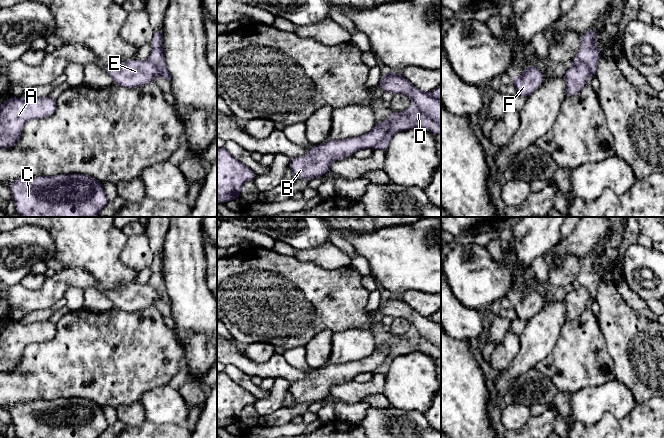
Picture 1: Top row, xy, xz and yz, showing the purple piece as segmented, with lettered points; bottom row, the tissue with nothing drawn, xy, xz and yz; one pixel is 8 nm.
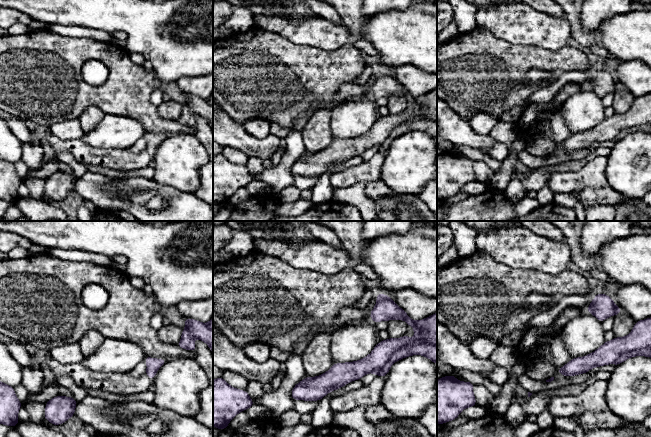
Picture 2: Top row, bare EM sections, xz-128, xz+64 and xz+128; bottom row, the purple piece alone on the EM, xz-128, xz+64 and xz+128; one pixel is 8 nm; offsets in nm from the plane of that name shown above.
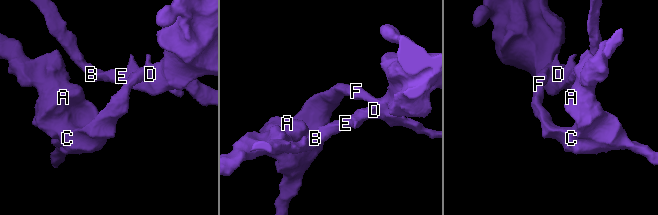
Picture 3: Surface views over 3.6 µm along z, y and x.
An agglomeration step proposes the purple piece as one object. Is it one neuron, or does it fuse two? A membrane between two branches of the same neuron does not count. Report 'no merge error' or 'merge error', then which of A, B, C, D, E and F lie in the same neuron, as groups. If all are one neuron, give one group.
merge error; A C D F / B E

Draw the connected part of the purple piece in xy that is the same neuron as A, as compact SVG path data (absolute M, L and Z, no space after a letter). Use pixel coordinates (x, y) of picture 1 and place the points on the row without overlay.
M9 321L0 330L0 373L15 370L28 344L51 340L56 336L56 332L56 324L50 321L32 323Z

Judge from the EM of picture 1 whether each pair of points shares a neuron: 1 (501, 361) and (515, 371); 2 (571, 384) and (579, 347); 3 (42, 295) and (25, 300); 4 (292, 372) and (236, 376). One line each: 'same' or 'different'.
1: different
2: same
3: same
4: different

